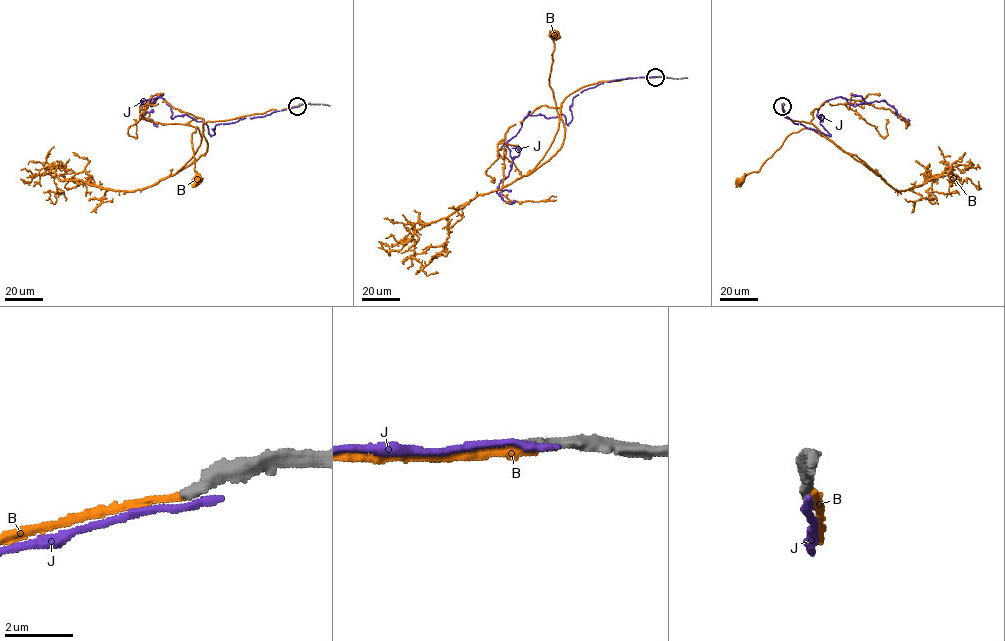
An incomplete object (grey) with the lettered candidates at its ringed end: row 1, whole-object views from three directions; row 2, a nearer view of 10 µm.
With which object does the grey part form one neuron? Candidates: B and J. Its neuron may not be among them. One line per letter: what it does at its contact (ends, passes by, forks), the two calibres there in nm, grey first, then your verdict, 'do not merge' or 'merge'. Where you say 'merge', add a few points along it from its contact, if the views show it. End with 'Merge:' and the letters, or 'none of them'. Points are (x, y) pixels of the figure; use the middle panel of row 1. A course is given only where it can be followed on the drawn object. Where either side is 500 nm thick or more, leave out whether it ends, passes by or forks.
B: it ends | 360/260 nm | do not merge
J: it ends | 380/280 nm | do not merge
Merge: none of them

